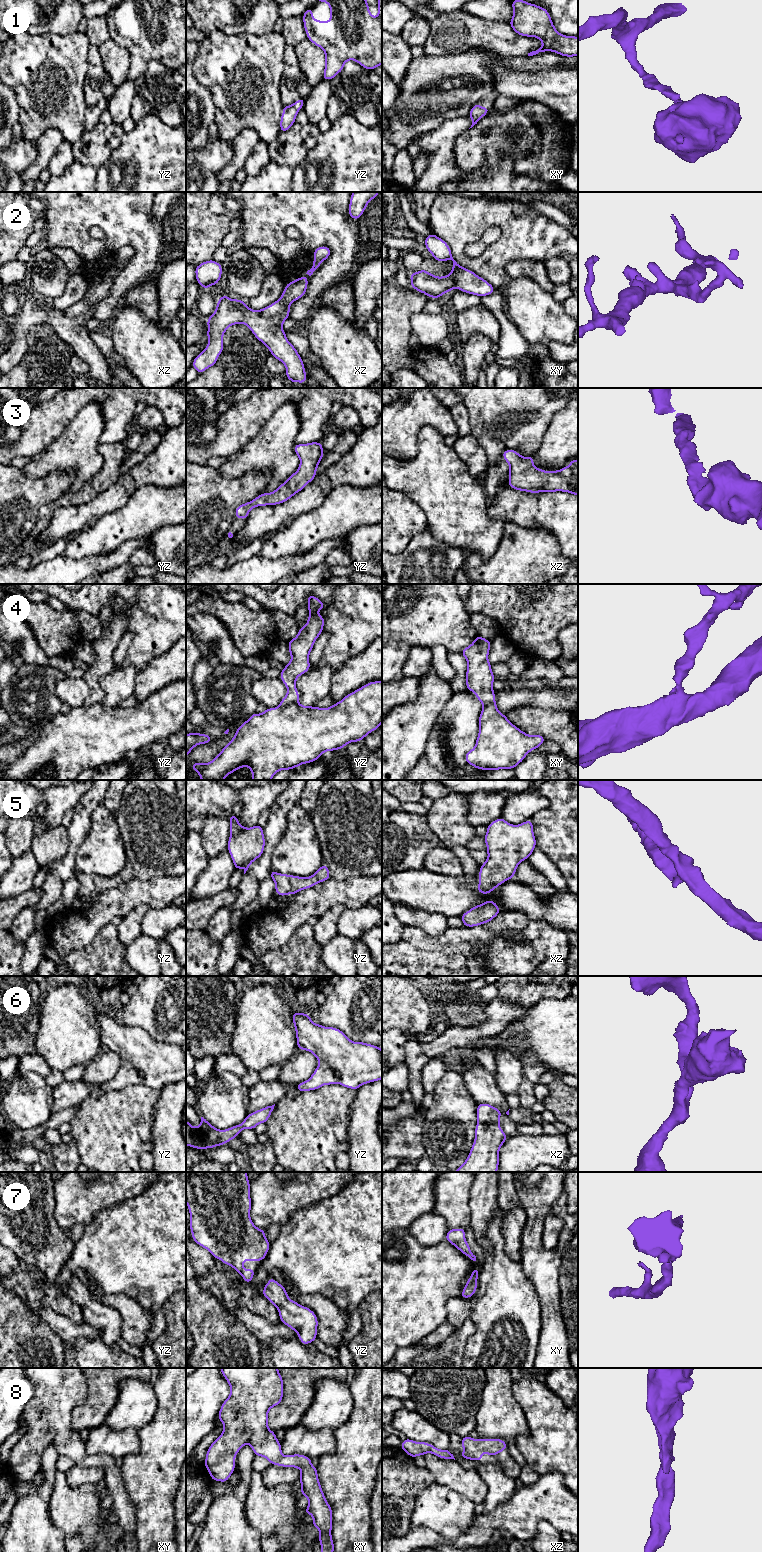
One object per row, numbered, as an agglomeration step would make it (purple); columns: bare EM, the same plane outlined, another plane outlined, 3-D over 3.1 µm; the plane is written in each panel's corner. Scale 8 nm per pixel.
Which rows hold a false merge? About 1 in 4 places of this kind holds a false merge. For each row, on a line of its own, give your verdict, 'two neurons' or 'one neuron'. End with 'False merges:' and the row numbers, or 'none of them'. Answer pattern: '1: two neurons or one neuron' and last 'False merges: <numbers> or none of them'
1: one neuron
2: one neuron
3: one neuron
4: two neurons
5: one neuron
6: one neuron
7: one neuron
8: one neuron
False merges: 4

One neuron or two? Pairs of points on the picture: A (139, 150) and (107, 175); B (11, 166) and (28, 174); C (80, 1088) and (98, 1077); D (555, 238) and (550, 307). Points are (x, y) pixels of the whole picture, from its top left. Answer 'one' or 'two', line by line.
A: one
B: two
C: two
D: two

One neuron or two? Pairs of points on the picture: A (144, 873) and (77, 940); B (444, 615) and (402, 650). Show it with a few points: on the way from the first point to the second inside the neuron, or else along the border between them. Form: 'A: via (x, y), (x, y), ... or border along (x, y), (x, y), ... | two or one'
A: border along (161, 875), (155, 875), (146, 880), (134, 878) | two
B: border along (392, 642), (405, 642), (410, 647) | two

